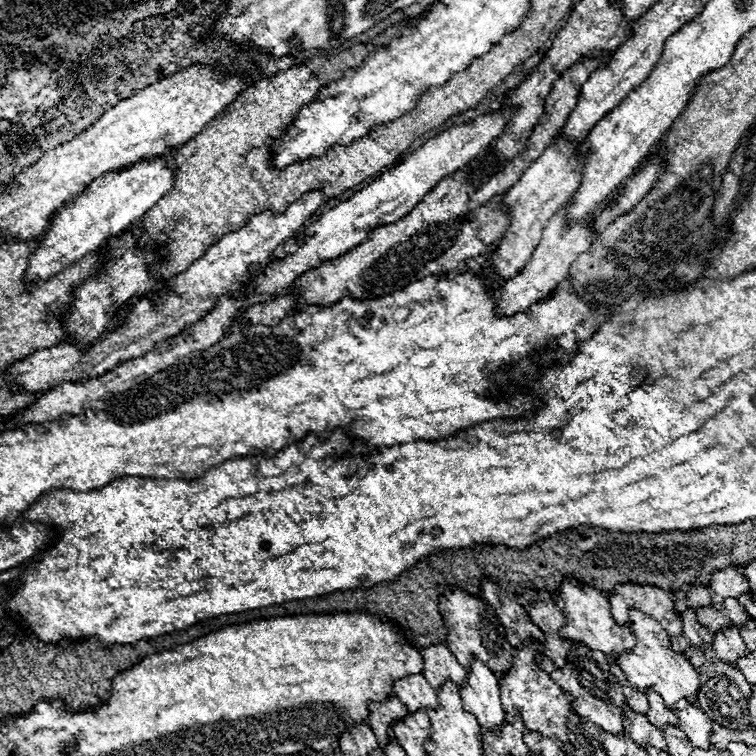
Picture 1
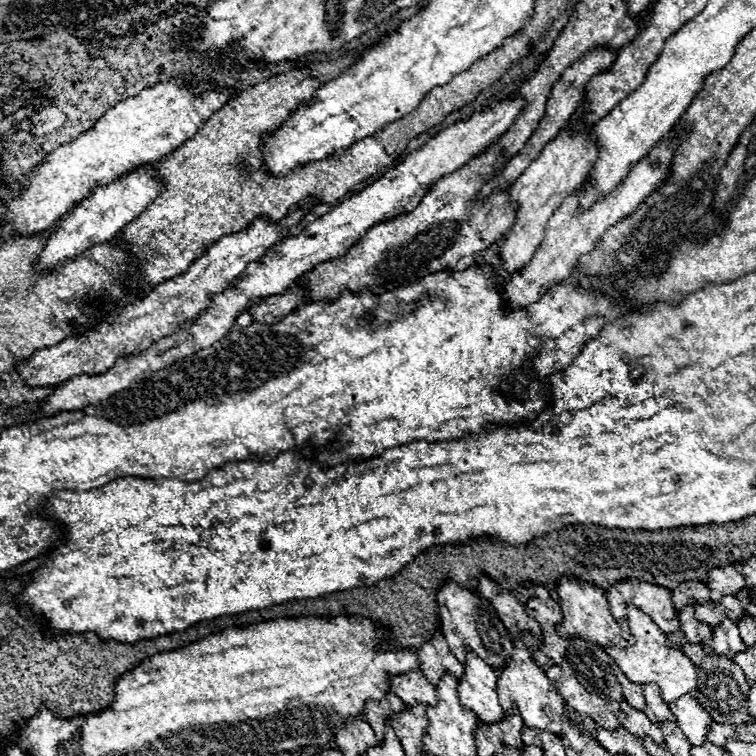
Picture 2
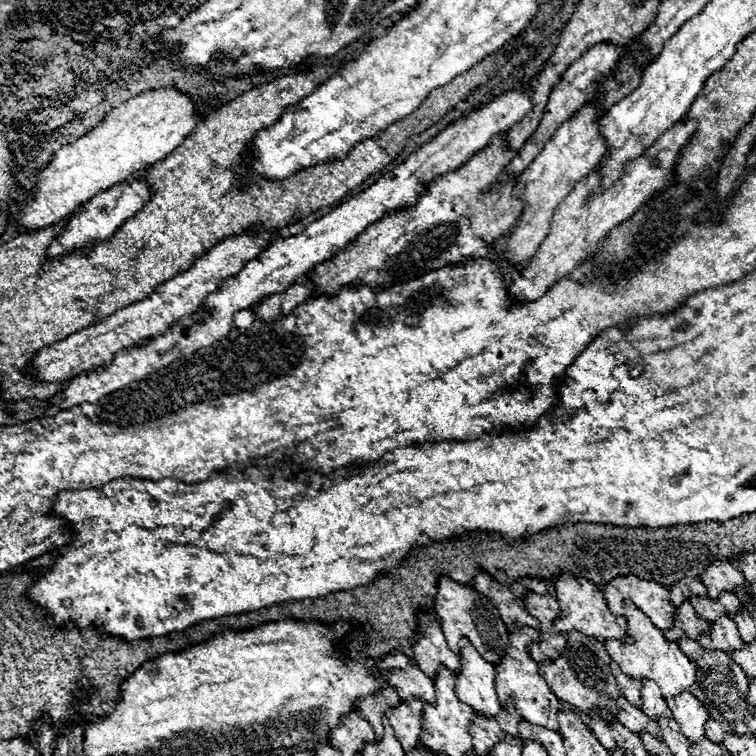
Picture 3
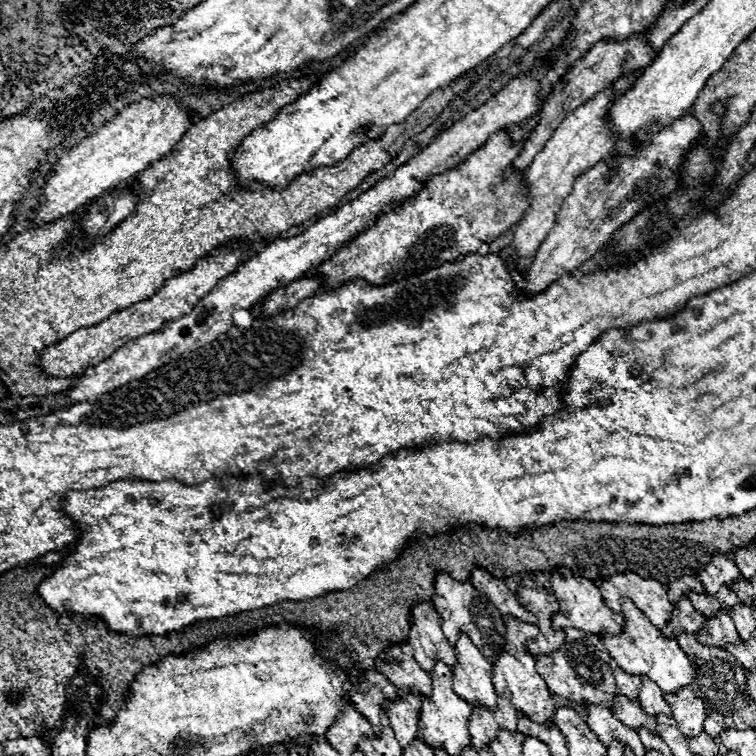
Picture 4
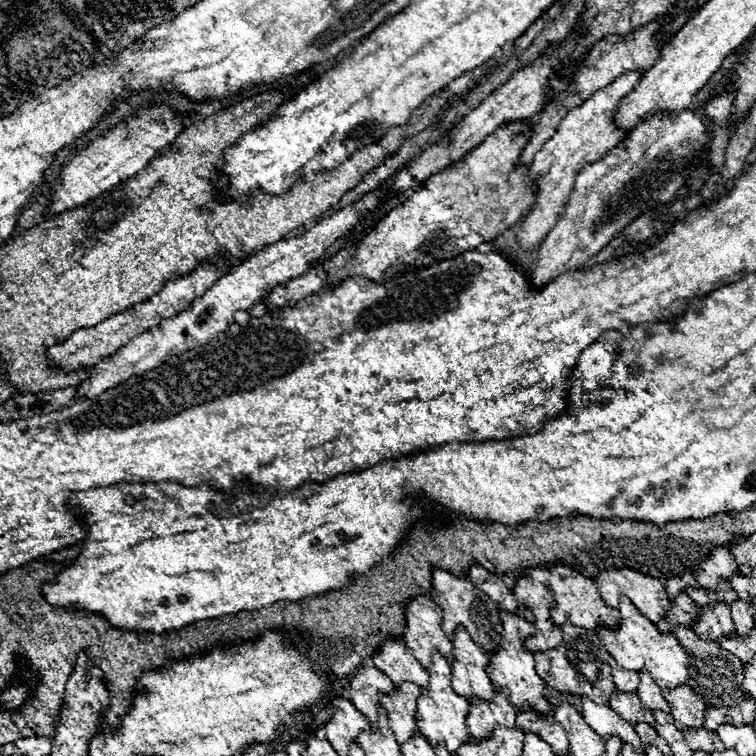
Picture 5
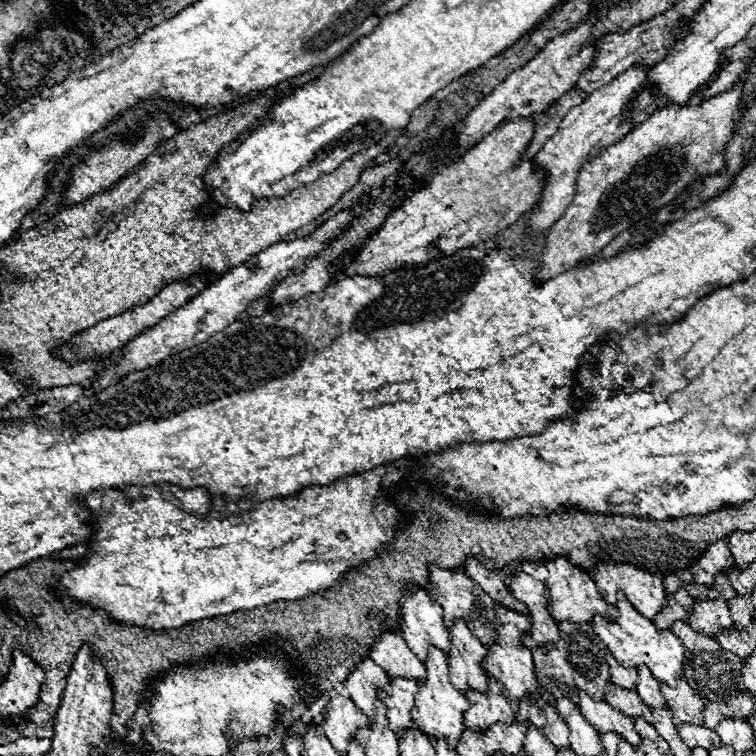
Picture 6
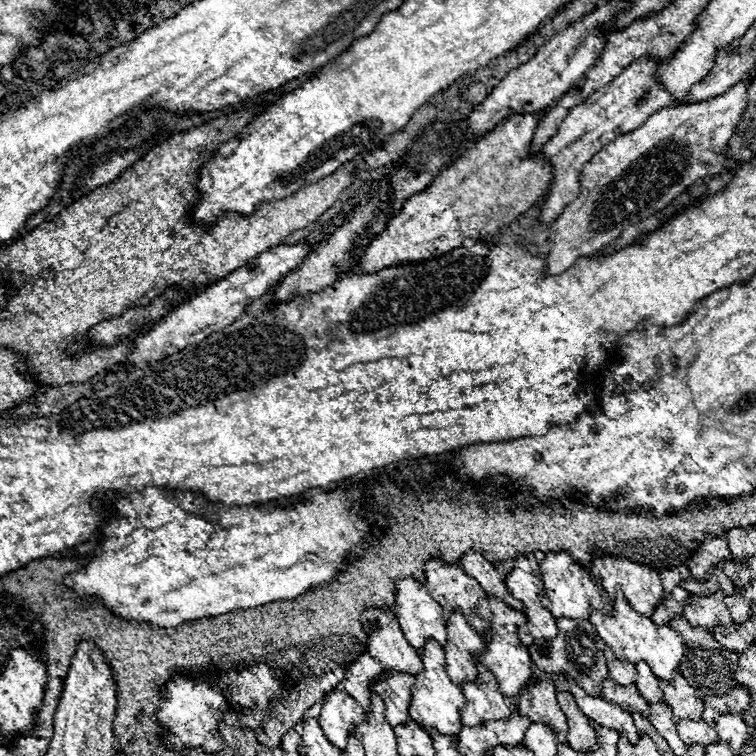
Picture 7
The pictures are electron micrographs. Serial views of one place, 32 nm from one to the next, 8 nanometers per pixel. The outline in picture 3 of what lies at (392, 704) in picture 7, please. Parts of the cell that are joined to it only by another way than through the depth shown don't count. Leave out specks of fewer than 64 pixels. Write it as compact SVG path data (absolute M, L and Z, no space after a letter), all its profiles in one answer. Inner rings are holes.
M412 700L412 702L402 702L400 708L394 708L394 712L390 712L388 720L404 748L404 752L412 752L416 750L416 746L420 744L420 734L422 734L422 708L424 704L420 700Z

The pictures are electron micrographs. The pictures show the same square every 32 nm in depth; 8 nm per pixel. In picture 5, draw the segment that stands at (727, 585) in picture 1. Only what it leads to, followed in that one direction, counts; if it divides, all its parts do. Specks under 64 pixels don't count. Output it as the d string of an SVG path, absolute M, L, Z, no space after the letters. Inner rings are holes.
M714 548L708 560L696 568L694 578L710 592L718 590L720 580L730 580L730 576L738 574L738 566L734 562L734 556L726 548Z

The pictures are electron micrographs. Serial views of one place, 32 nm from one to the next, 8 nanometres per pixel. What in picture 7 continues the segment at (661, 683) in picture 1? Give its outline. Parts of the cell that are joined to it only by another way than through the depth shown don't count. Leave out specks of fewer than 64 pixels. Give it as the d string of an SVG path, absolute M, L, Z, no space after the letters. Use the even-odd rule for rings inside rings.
M622 596L614 600L614 612L616 612L616 616L604 616L602 612L590 614L590 622L594 624L598 636L604 640L604 644L610 646L612 652L620 660L626 660L630 664L646 662L656 678L672 684L672 674L678 670L680 658L684 656L684 644L682 644L682 638L678 636L678 632L674 632L670 626L656 626L650 618L636 612L628 604L628 600Z

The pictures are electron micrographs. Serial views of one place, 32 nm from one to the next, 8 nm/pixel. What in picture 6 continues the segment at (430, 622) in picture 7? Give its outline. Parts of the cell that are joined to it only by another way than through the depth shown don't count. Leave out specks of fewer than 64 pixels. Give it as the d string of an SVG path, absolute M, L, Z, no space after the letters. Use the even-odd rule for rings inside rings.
M412 590L400 602L402 636L408 648L420 662L428 658L428 646L440 648L444 654L450 650L450 638L442 624L442 608L428 596L426 590Z

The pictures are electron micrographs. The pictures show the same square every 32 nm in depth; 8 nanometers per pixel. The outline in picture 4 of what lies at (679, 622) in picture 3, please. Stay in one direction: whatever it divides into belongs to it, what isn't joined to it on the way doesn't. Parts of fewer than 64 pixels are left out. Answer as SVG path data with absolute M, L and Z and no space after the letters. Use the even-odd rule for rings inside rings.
M682 598L672 612L672 620L670 620L668 628L664 628L662 632L670 638L676 638L680 630L686 630L690 634L698 634L700 628L704 628L704 618L694 610L694 606L690 604L688 598Z

